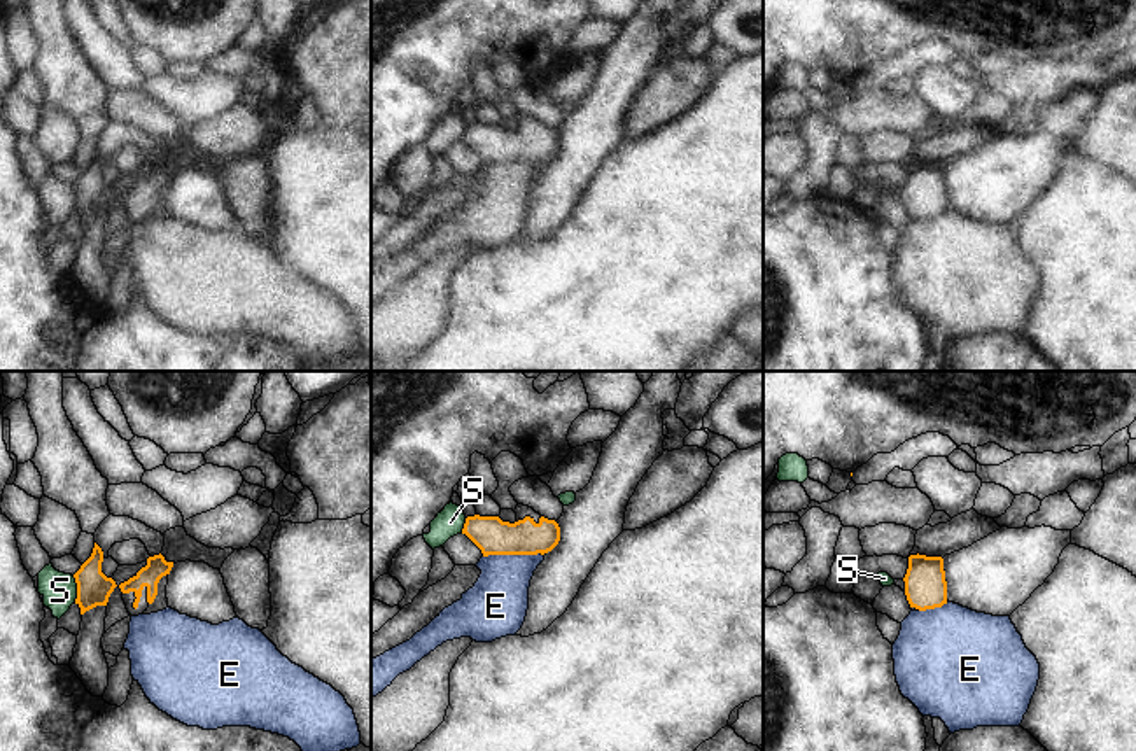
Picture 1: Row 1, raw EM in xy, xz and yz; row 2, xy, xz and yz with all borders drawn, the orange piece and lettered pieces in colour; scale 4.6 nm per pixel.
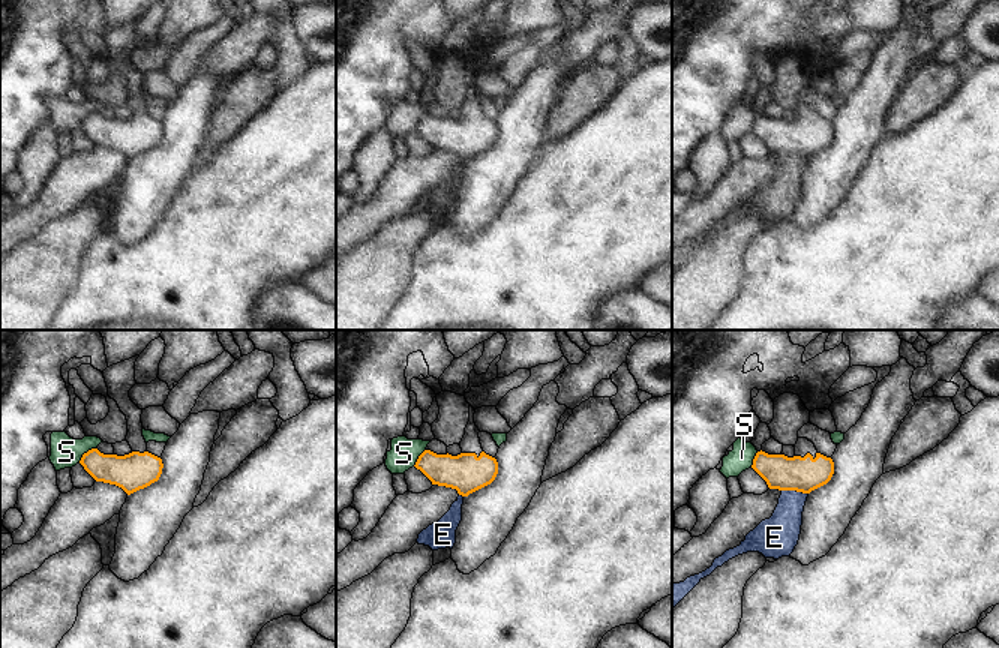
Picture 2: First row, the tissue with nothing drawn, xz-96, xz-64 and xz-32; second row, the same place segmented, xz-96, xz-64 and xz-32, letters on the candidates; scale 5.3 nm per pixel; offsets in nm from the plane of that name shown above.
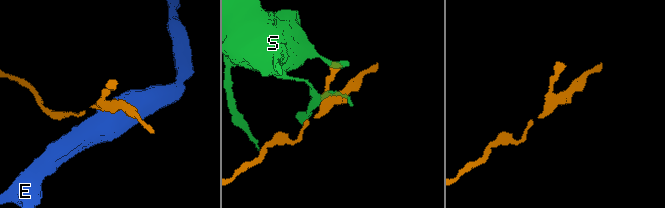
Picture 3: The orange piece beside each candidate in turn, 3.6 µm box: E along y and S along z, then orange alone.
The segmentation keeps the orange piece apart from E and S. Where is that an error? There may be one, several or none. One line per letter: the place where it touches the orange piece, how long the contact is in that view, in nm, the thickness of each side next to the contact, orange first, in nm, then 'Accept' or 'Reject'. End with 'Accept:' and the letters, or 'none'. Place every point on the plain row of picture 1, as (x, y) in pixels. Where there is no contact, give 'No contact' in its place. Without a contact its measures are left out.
E: Touches orange at xz (513, 161). Shared border 280 nm. Thickness 170 nm (orange) against 280 nm. Reject
S: Touches orange at xy (77, 196). Shared border 120 nm. Thickness 160 nm (orange) against 160 nm. Reject
Accept: none.

